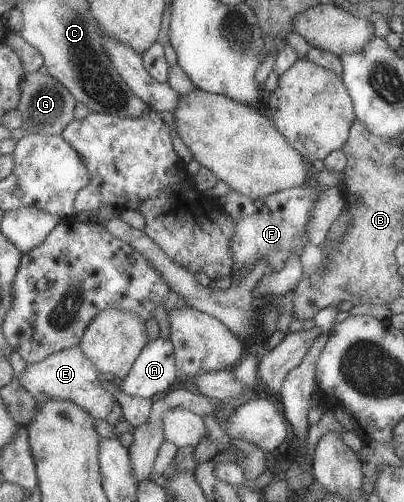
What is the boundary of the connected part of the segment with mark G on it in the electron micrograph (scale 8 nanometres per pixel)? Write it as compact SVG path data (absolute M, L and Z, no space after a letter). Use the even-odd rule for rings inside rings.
M26 73L22 81L22 95L18 109L23 115L22 128L28 134L60 135L74 119L74 95L59 79L49 73Z

